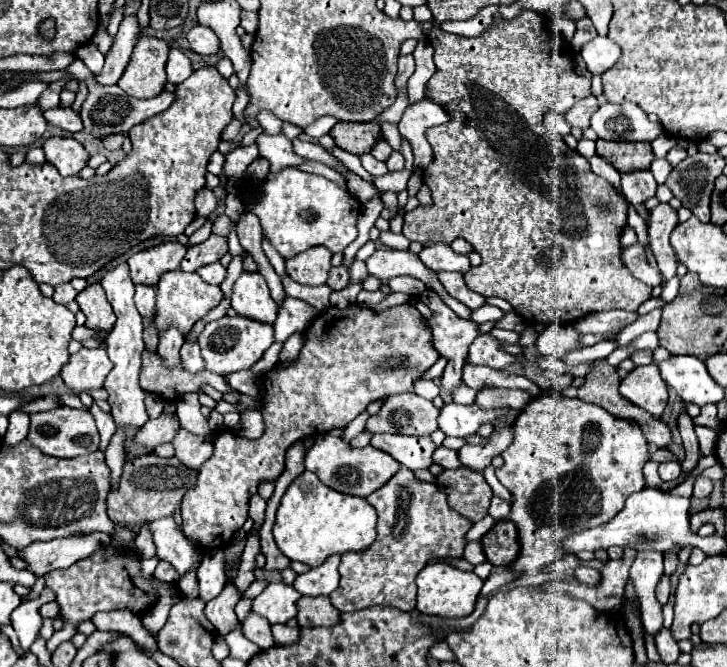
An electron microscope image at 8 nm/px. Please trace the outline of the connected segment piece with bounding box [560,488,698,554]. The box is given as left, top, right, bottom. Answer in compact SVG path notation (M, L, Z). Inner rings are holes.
M646 488L642 492L632 494L626 500L626 508L618 516L614 516L610 522L590 528L590 530L570 534L570 536L562 538L560 546L564 552L570 552L570 554L576 554L580 550L590 550L590 552L608 550L610 546L620 546L620 548L630 546L636 552L682 550L686 546L694 546L692 542L696 542L696 538L698 538L690 530L690 504L692 504L692 498L672 496L672 494L664 494L656 488Z

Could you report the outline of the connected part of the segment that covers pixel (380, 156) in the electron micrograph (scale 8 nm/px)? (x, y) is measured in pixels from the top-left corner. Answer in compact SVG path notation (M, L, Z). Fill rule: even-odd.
M380 140L380 142L378 142L374 148L372 148L372 152L370 152L370 154L372 154L376 160L386 162L386 158L392 154L392 148L390 148L390 144L388 144L386 140L384 140L384 142Z

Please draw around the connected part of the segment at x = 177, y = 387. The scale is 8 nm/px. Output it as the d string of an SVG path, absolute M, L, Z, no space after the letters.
M144 350L142 352L142 370L140 370L140 386L146 392L160 396L162 400L178 402L184 394L196 392L200 386L210 384L222 394L228 394L232 388L226 380L212 372L198 372L190 374L182 364L166 366L156 352Z

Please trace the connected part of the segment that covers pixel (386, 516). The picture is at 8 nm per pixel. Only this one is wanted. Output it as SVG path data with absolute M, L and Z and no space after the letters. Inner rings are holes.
M400 468L380 490L370 494L366 500L378 512L378 538L370 546L370 550L358 554L344 554L344 558L340 560L340 586L330 594L330 600L340 612L356 612L374 604L394 606L402 612L412 612L416 608L418 572L436 558L462 558L466 546L466 532L472 528L472 522L448 506L446 496L436 488L436 484L418 480L408 468Z

